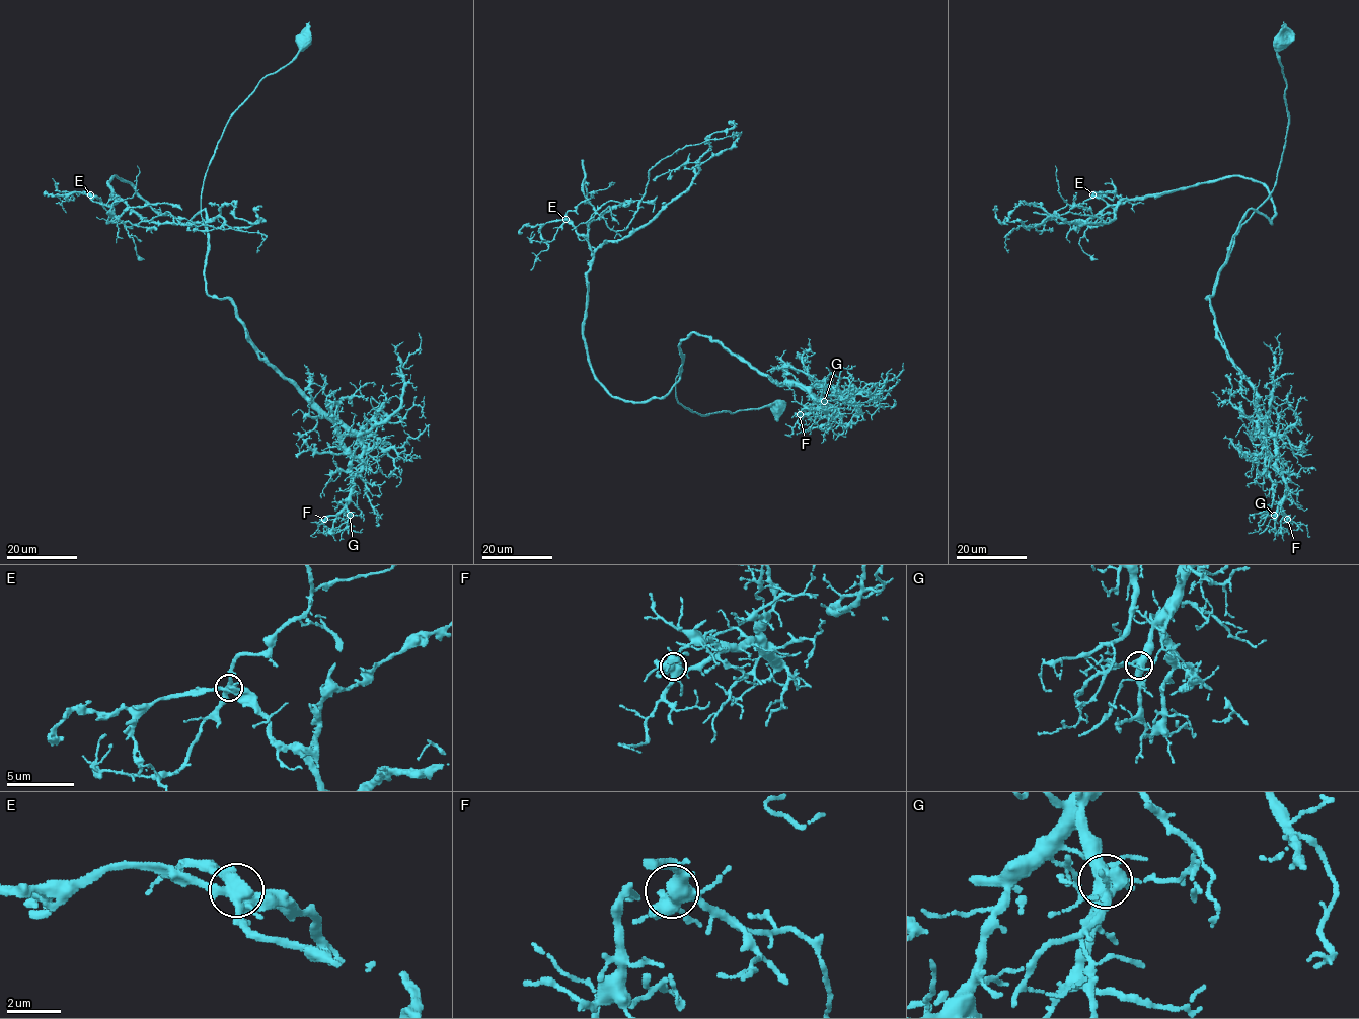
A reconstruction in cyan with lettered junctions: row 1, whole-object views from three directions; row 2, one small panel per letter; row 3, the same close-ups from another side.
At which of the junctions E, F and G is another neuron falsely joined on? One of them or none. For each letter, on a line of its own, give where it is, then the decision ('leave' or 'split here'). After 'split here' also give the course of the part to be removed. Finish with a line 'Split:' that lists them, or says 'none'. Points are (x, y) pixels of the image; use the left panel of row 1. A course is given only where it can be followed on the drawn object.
E: at (90, 194); split here; foreign part runs (90, 196), (111, 204), (108, 223), (132, 226), (168, 212), (180, 224), (259, 232), (256, 252)
F: at (324, 519); leave
G: at (350, 515); leave
Split: E

